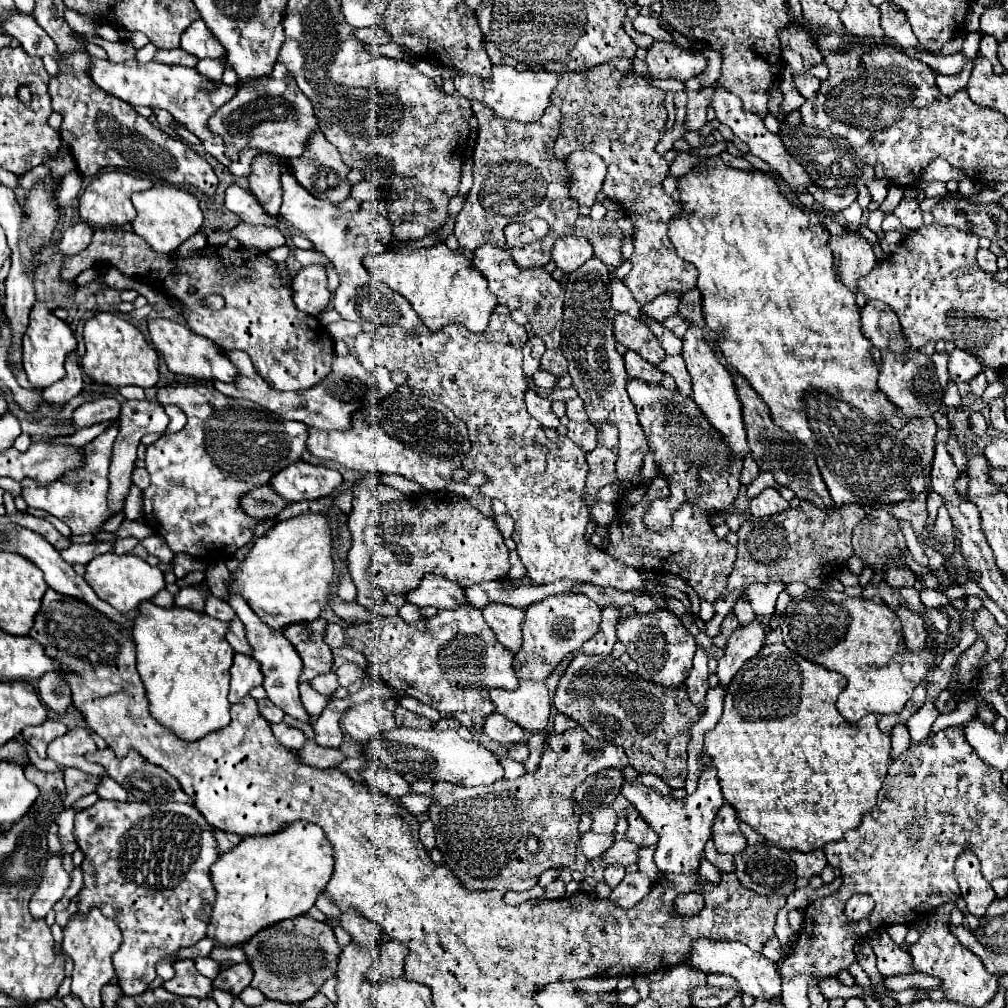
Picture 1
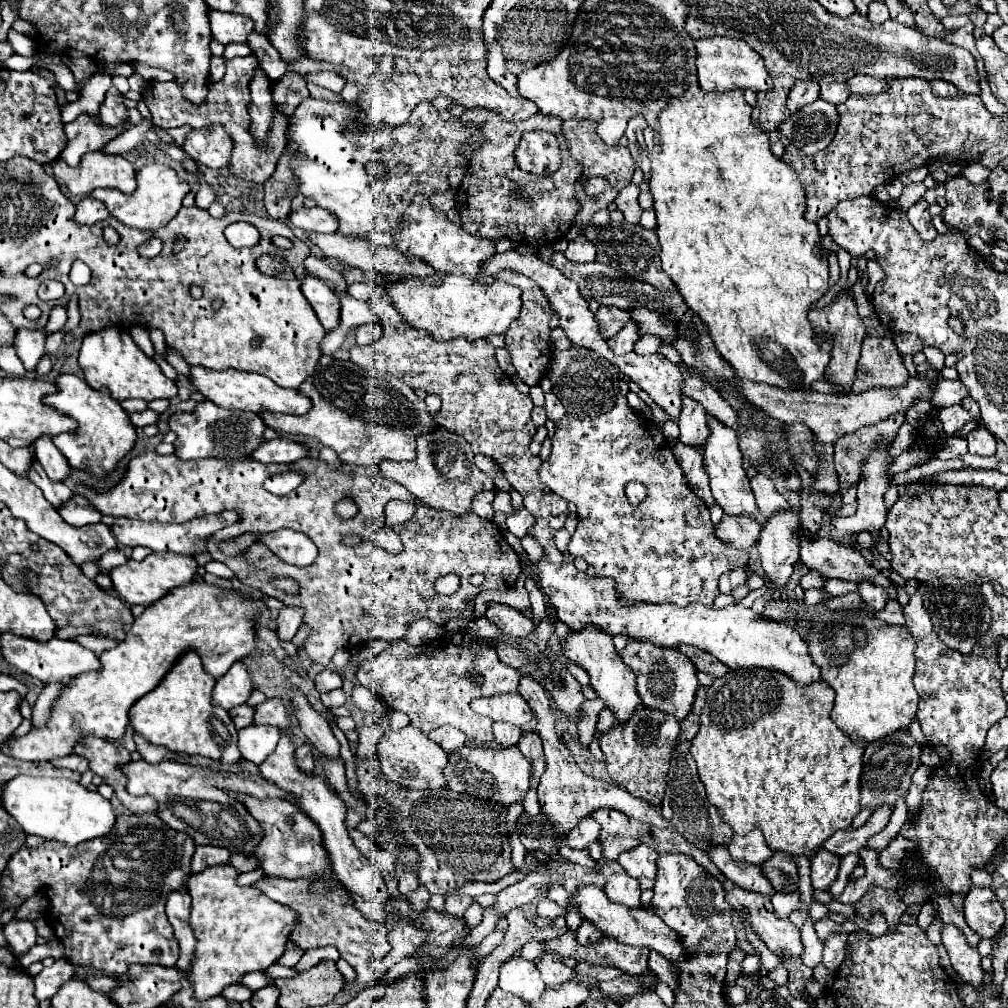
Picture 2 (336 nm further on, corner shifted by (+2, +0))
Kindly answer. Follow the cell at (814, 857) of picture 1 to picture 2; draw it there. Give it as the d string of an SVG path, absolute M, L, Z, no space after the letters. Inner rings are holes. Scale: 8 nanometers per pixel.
M818 849L812 857L810 857L810 869L812 869L812 887L814 889L822 889L826 891L830 887L830 883L836 879L838 875L838 863L840 857L826 851L826 849Z

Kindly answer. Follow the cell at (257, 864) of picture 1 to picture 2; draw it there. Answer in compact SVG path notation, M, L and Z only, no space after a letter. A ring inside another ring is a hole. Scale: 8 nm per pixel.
M214 865L214 867L208 867L208 869L204 869L204 871L200 871L200 873L196 873L196 875L192 875L190 879L188 879L188 883L186 883L186 887L188 887L188 893L190 893L190 897L192 897L192 911L190 911L190 925L192 925L192 929L194 929L194 933L196 933L196 937L198 937L198 945L196 945L196 953L194 953L194 961L192 961L192 969L190 969L190 975L188 975L188 981L194 985L194 991L196 991L196 997L198 999L210 999L210 997L214 997L214 995L220 995L222 993L222 989L226 987L226 985L230 985L230 983L238 983L240 981L240 977L244 975L244 973L250 973L250 971L264 971L268 965L272 965L274 961L278 961L280 957L282 957L282 953L286 951L286 943L288 943L288 937L290 937L290 933L294 931L294 923L300 919L298 917L298 913L292 909L292 907L286 907L286 905L280 905L278 901L272 901L272 899L268 899L256 885L238 885L236 883L236 879L238 879L238 875L240 875L240 871L236 869L236 867L232 867L232 865Z

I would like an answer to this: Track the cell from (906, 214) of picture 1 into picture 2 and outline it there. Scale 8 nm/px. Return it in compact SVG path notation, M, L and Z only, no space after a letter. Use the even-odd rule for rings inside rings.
M920 199L920 201L916 201L910 209L908 209L908 221L912 223L912 227L920 233L920 237L924 239L924 241L932 241L934 237L936 237L936 229L932 227L932 217L930 217L930 213L928 213L928 203L926 203L926 199Z

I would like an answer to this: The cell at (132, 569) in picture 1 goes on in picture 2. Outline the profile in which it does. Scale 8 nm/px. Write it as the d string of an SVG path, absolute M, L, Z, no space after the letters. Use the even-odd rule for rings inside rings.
M150 553L144 561L134 561L128 559L124 565L118 565L110 571L110 579L112 579L112 589L114 593L128 605L150 605L154 601L158 601L164 593L168 593L168 589L186 585L192 581L192 577L196 575L198 563L194 557L186 557L186 555L176 555L176 553Z

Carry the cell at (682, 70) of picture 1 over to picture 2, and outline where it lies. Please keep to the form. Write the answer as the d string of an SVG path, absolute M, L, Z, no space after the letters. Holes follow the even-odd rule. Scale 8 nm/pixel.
M704 37L694 41L696 47L696 67L698 67L698 83L706 91L734 91L734 89L752 89L764 91L772 87L770 75L766 73L766 67L762 65L762 57L754 53L746 45L746 41L740 41L736 37Z

